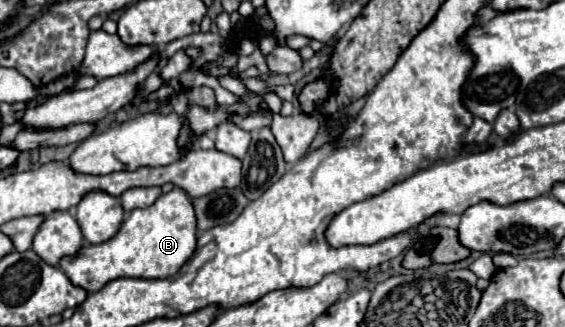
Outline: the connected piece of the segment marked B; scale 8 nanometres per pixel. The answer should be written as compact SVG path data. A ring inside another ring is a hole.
M173 189L161 195L151 207L135 209L123 221L119 233L101 243L83 247L75 257L63 257L61 269L73 285L83 287L87 293L99 291L113 279L137 277L137 279L165 279L175 275L183 263L193 255L197 245L197 217L191 199L183 189Z

